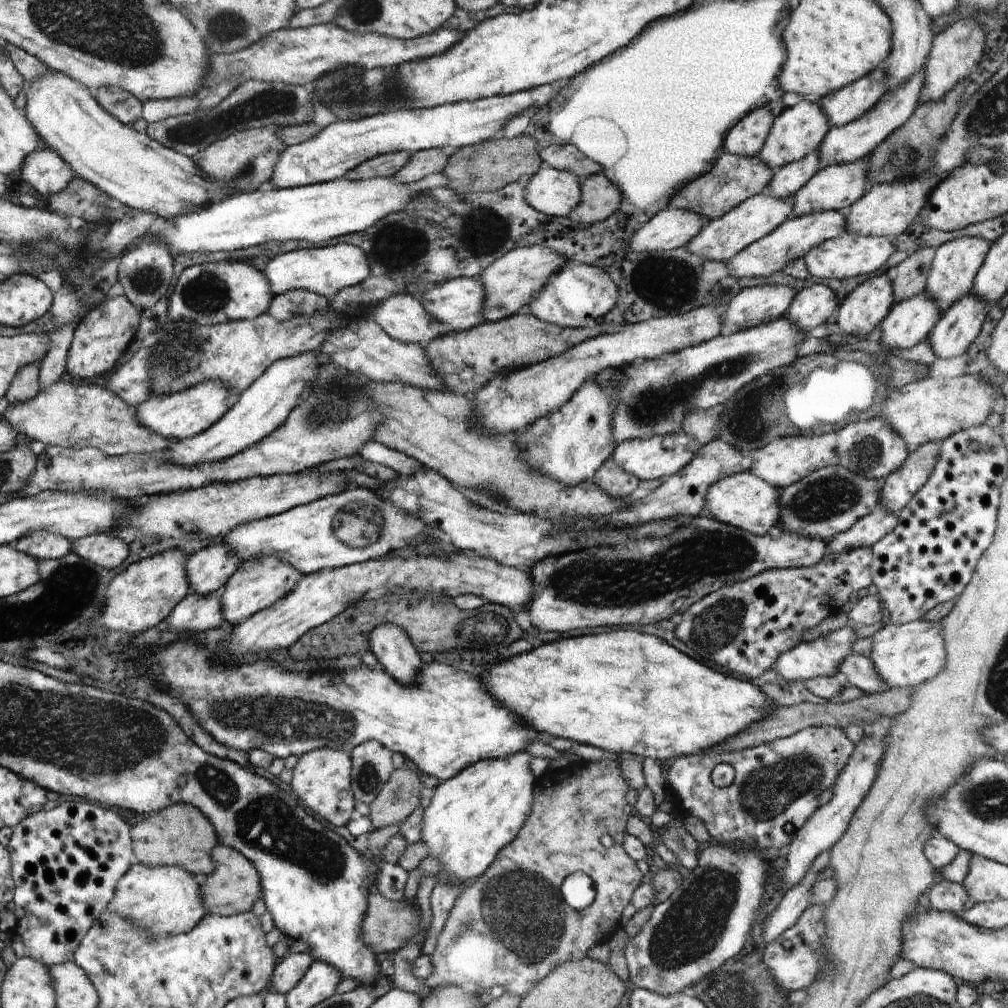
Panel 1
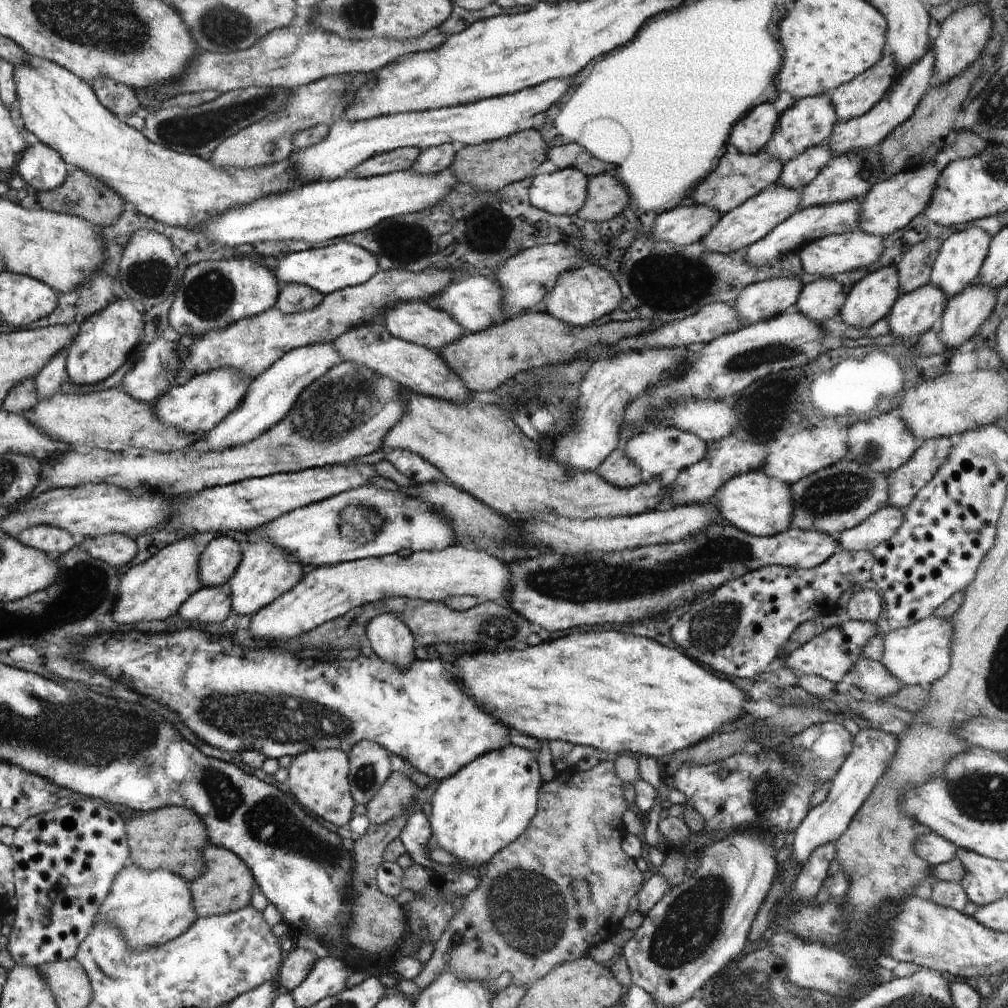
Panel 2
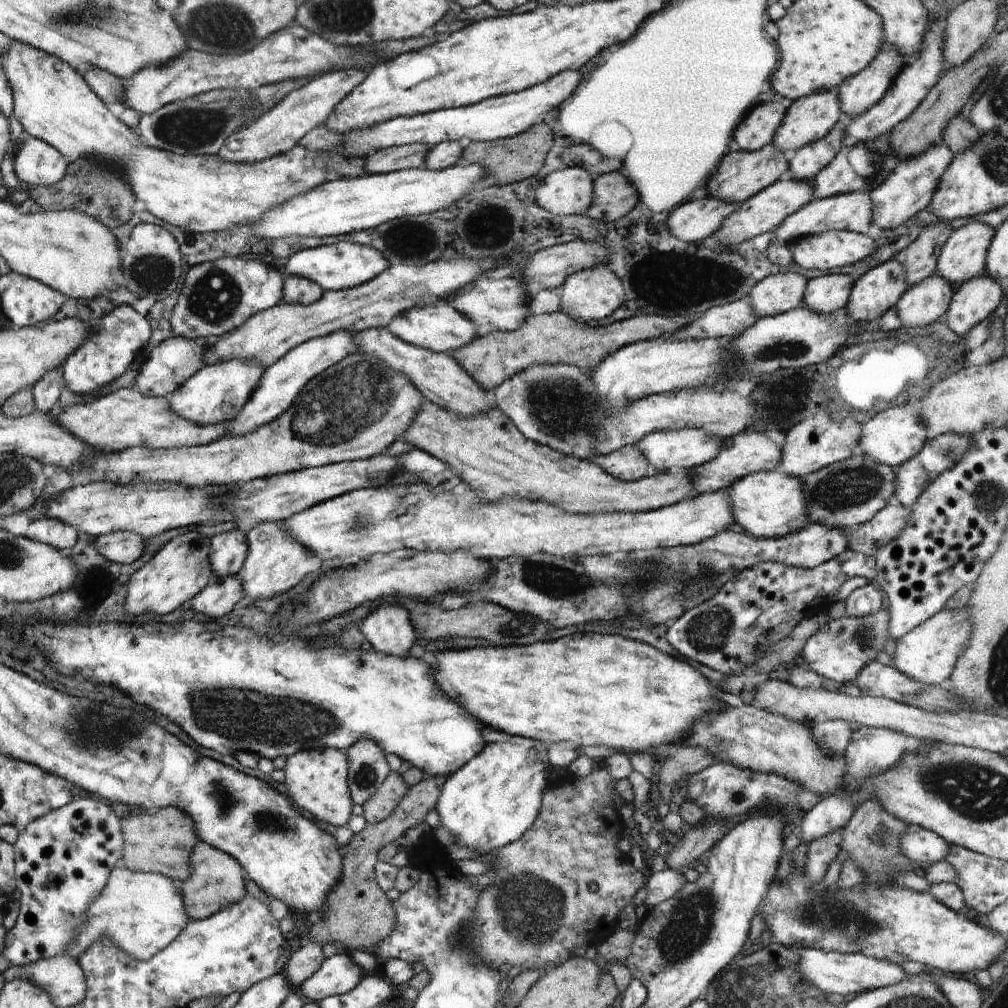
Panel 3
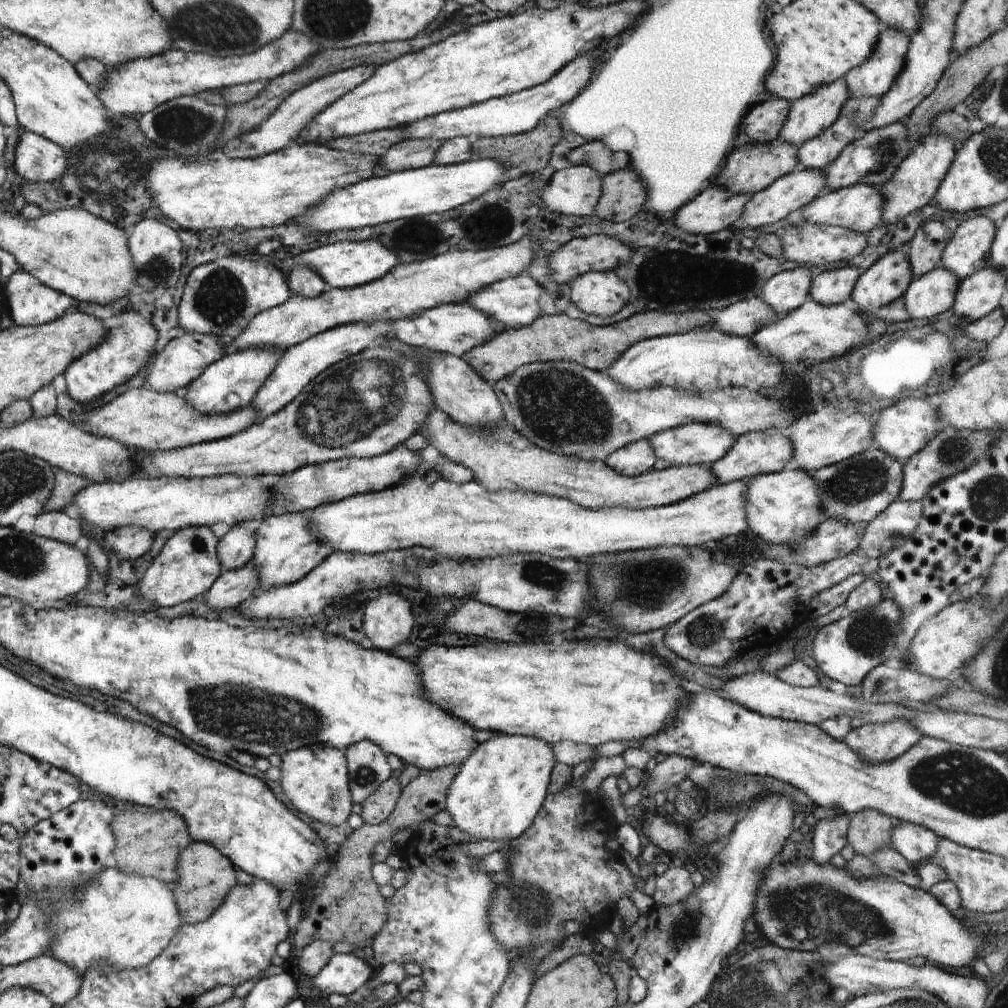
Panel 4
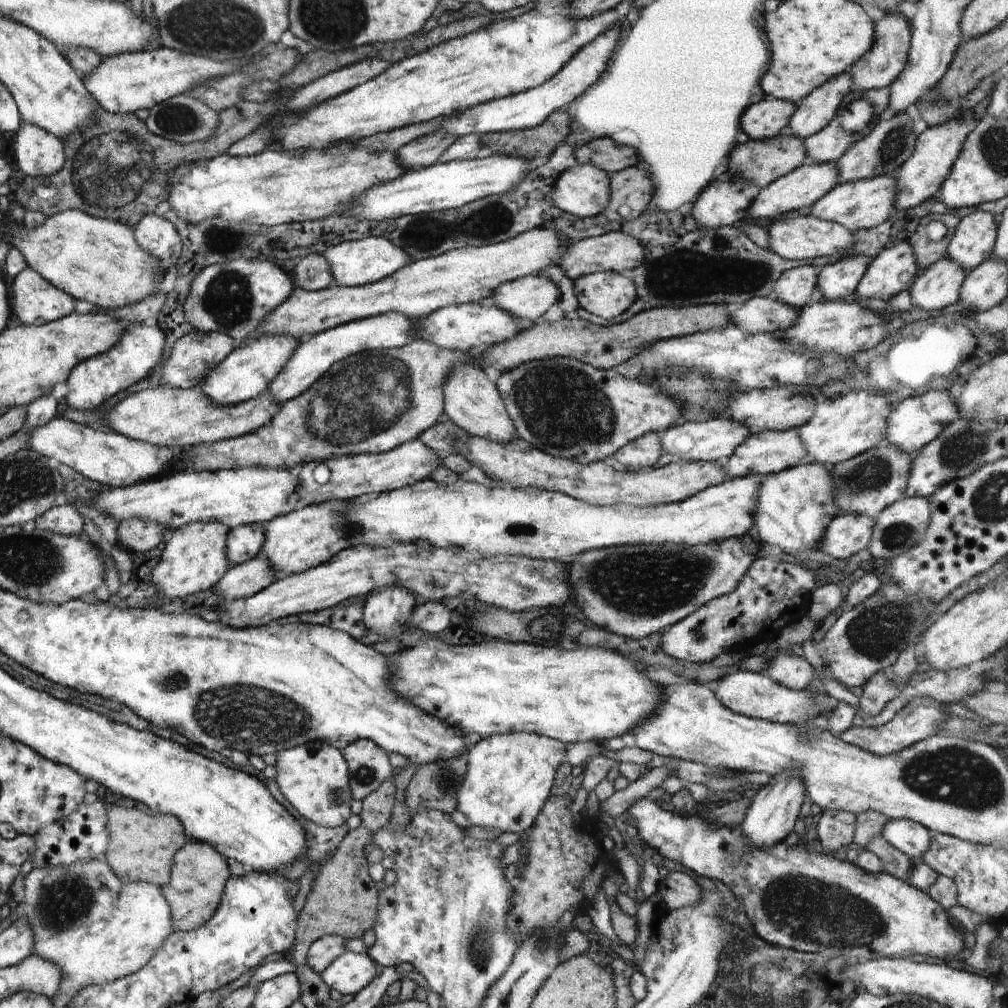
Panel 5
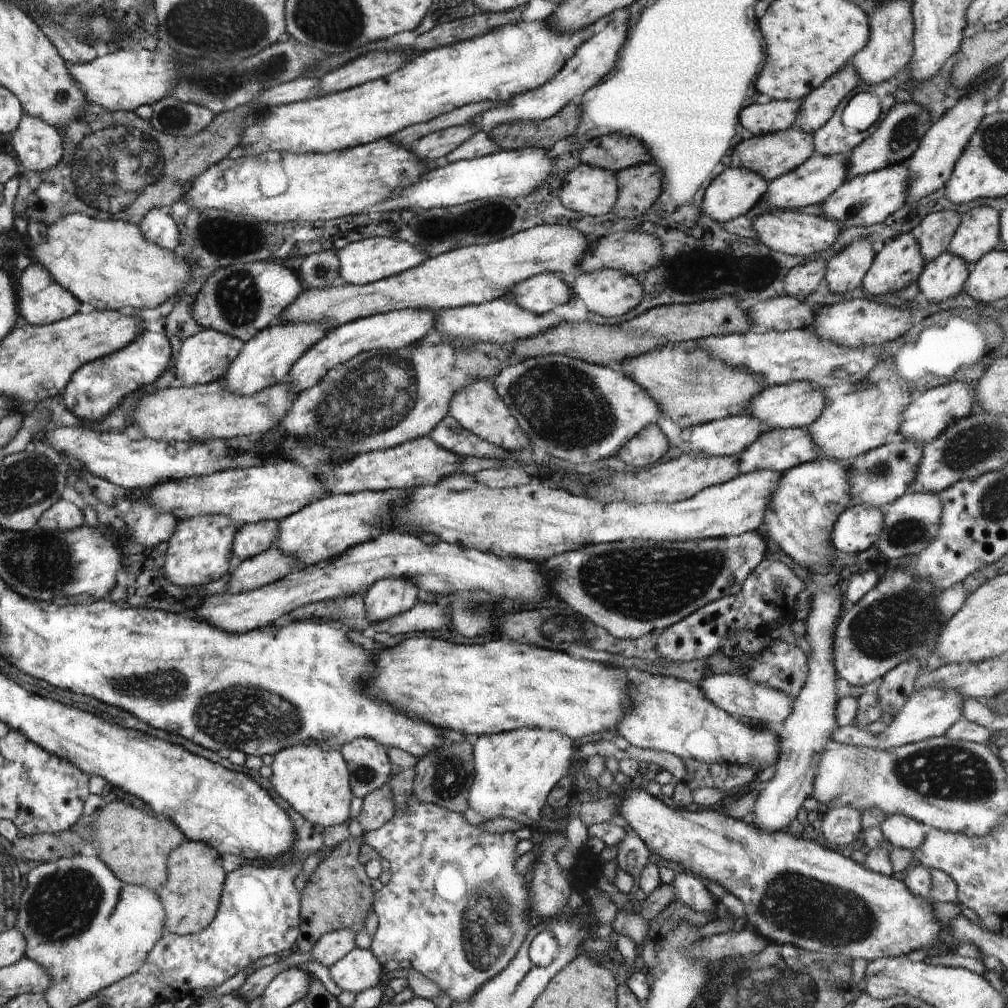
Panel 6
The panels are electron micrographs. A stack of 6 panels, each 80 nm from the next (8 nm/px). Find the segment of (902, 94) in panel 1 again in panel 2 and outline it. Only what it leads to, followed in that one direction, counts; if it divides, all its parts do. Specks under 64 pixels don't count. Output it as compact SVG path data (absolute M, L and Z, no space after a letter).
M930 50L922 58L913 62L909 69L900 73L893 85L890 86L890 90L886 92L885 97L880 102L877 102L866 114L835 125L828 138L828 144L835 156L846 153L855 155L860 148L870 148L881 143L894 128L900 126L907 118L912 116L921 98L934 85L934 80L935 54Z

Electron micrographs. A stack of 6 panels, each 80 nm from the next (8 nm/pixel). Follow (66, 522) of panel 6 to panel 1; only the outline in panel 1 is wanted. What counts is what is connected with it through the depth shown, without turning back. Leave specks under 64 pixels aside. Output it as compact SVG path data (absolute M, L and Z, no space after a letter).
M48 530L34 532L32 536L20 538L14 543L14 547L22 554L28 554L37 561L57 559L66 556L73 550L73 542L70 539L52 534Z

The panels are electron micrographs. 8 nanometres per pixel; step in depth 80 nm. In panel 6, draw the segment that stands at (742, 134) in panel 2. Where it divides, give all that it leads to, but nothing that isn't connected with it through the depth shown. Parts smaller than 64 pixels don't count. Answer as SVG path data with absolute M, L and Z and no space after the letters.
M802 99L753 103L740 112L740 124L756 136L789 129L795 123L802 103Z

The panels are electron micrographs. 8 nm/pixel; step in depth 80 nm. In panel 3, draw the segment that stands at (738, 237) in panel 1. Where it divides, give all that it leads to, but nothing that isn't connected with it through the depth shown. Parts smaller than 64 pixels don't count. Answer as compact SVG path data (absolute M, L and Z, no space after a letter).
M791 177L777 180L768 188L761 190L758 194L747 198L740 204L738 210L735 210L716 232L719 241L723 245L738 246L747 240L754 239L757 241L768 236L770 230L782 224L785 218L788 218L815 198L813 186L813 180L810 182L792 179Z

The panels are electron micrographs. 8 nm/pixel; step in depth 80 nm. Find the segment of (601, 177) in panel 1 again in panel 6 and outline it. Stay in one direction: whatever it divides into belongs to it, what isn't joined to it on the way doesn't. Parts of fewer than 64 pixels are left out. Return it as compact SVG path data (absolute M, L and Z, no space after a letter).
M652 162L622 169L616 176L619 193L612 213L621 219L642 216L664 193L662 170Z

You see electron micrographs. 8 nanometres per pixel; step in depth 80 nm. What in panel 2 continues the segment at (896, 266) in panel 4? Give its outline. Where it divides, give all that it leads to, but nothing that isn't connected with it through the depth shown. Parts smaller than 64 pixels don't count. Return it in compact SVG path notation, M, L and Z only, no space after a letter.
M896 266L876 269L848 290L840 315L850 326L872 326L881 318L889 316L900 294Z

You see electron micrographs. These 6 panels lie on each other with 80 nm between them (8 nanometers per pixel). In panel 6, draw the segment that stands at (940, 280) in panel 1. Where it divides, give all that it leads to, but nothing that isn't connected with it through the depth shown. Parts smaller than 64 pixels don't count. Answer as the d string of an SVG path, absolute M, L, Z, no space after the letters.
M986 205L967 210L961 215L948 251L972 266L986 253L996 249L1000 242L999 213Z

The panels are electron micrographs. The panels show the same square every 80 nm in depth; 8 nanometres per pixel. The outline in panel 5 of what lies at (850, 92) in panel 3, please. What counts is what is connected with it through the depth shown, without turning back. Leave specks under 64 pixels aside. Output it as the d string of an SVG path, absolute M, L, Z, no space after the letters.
M886 13L881 20L874 25L874 42L870 50L866 51L848 69L852 75L856 89L867 92L888 87L905 69L908 60L908 51L911 43L911 21L900 13Z

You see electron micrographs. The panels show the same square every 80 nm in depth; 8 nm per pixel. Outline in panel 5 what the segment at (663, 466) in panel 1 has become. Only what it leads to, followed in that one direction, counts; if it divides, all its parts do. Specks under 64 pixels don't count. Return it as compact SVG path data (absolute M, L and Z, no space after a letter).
M712 417L705 421L686 421L681 426L669 428L666 434L662 434L661 445L664 452L678 454L682 459L718 462L730 458L749 436L747 426L724 417Z

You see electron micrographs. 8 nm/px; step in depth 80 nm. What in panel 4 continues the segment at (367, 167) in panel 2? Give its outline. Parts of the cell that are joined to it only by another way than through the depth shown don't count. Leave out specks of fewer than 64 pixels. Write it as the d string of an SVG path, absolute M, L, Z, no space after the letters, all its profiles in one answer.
M431 138L404 139L391 146L386 154L379 158L379 165L386 172L396 172L408 169L419 169L434 162L436 151L442 146L442 141Z

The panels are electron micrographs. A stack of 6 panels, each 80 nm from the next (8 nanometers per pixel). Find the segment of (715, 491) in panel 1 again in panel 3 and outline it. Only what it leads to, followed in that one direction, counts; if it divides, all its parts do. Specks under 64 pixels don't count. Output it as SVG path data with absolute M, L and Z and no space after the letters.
M780 470L760 471L734 481L730 490L736 527L756 538L777 539L810 525L807 513L809 500L802 485L802 478Z

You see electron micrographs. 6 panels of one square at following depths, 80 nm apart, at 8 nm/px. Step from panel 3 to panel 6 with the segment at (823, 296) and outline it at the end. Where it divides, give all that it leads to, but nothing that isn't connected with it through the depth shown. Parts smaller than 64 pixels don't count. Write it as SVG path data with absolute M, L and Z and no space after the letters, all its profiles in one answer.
M868 239L850 242L827 261L825 279L833 293L845 293L861 286L864 275L875 259L875 250Z

